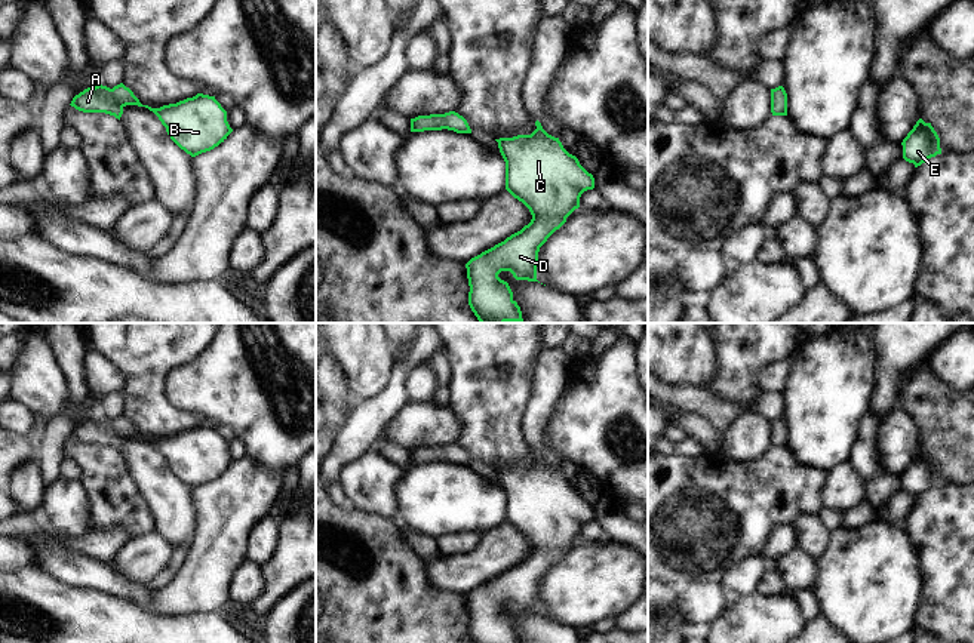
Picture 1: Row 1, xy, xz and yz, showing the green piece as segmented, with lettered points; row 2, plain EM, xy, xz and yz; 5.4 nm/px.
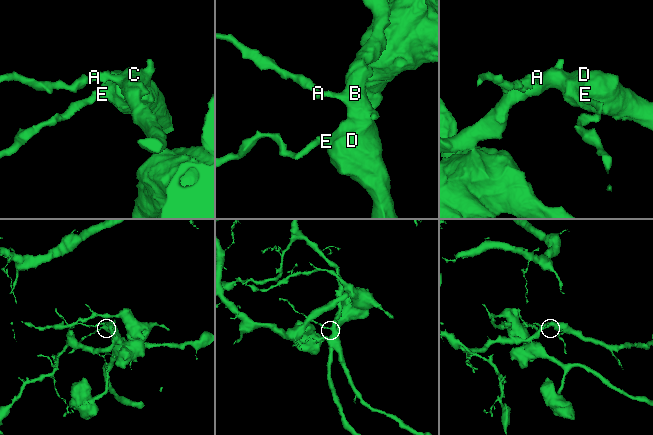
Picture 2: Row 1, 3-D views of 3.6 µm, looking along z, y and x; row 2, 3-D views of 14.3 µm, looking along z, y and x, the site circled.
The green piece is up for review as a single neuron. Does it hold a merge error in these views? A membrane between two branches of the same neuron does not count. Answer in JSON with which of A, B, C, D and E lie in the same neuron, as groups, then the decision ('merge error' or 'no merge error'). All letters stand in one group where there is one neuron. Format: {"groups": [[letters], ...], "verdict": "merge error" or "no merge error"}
{"groups": [["A", "B", "C", "D", "E"]], "verdict": "no merge error"}

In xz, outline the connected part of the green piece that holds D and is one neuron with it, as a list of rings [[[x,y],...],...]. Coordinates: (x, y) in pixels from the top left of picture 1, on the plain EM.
[[[538,452],[535,458],[537,461],[531,467],[495,471],[506,493],[506,522],[529,541],[532,551],[520,563],[466,596],[471,643],[520,643],[508,615],[501,612],[498,606],[510,603],[516,612],[538,613],[540,579],[580,539],[581,526],[594,520],[593,507],[580,496],[575,487],[563,480],[559,470],[549,467]]]

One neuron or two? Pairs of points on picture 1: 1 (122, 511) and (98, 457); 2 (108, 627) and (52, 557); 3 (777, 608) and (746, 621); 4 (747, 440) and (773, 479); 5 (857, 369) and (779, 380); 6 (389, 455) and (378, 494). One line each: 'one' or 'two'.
1: one
2: two
3: one
4: two
5: two
6: two

